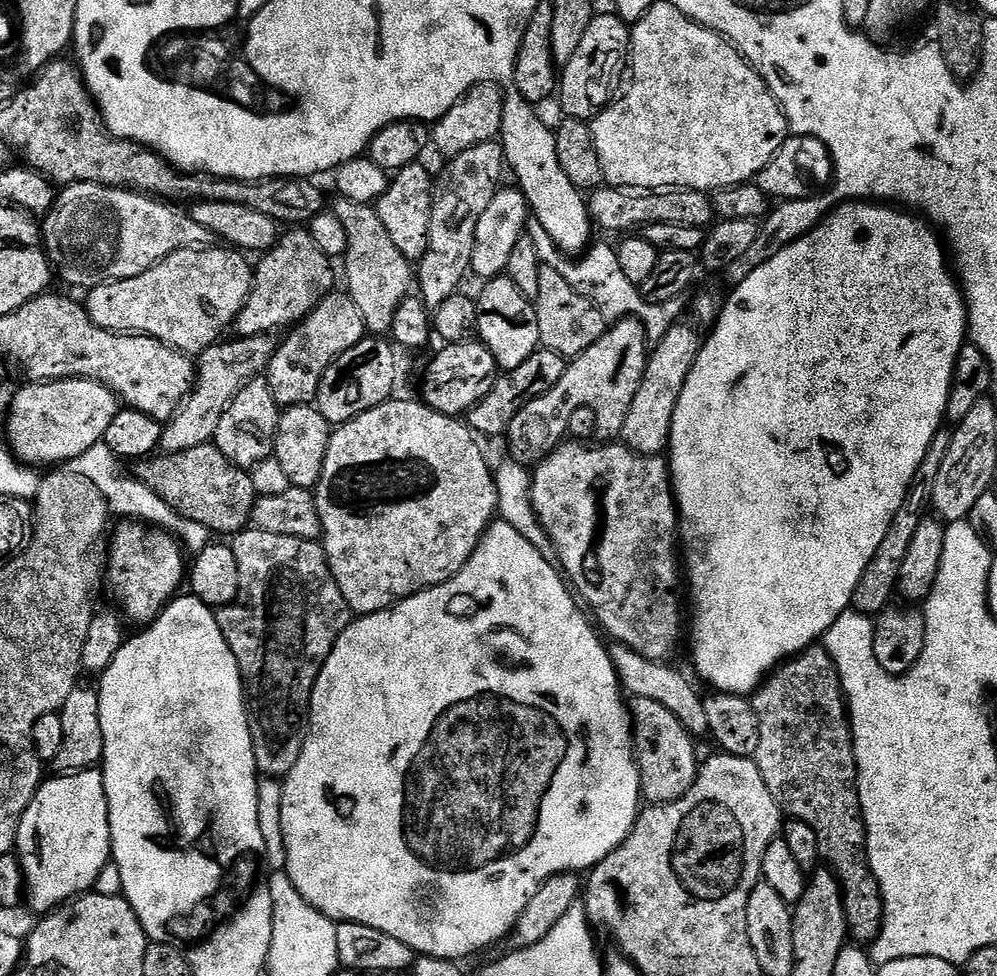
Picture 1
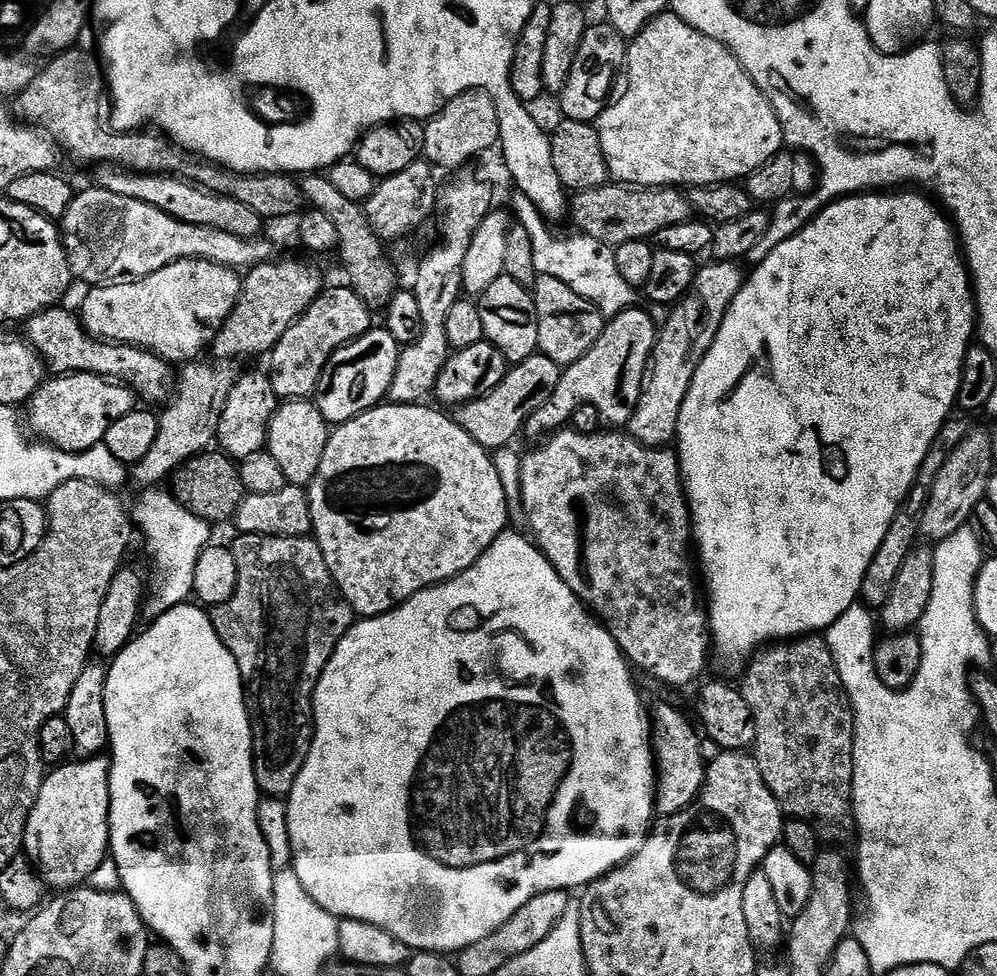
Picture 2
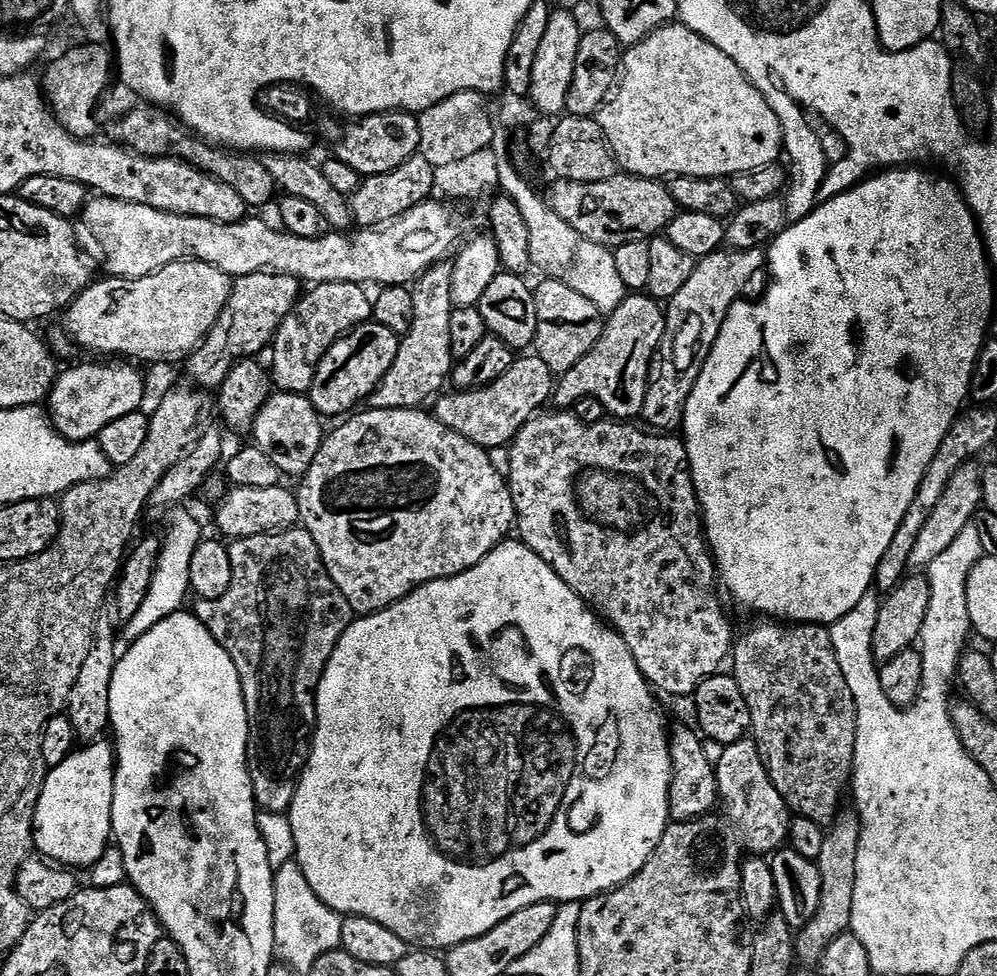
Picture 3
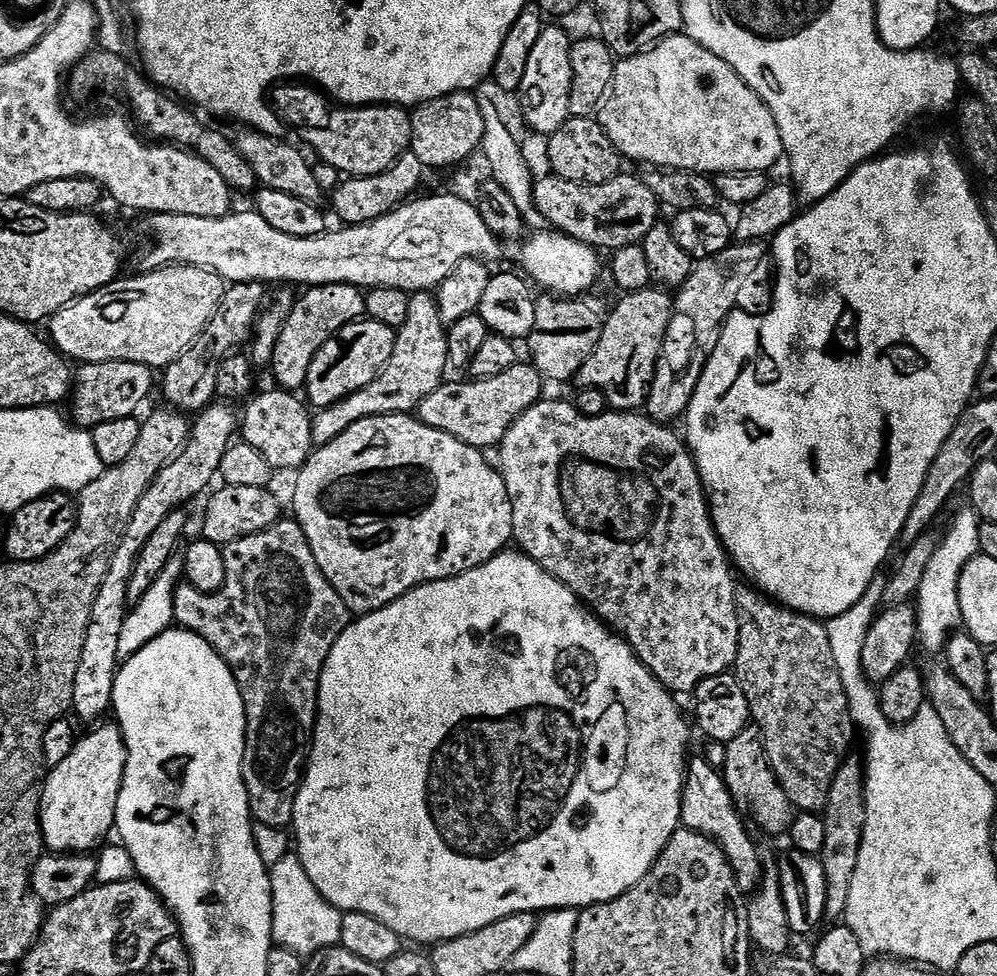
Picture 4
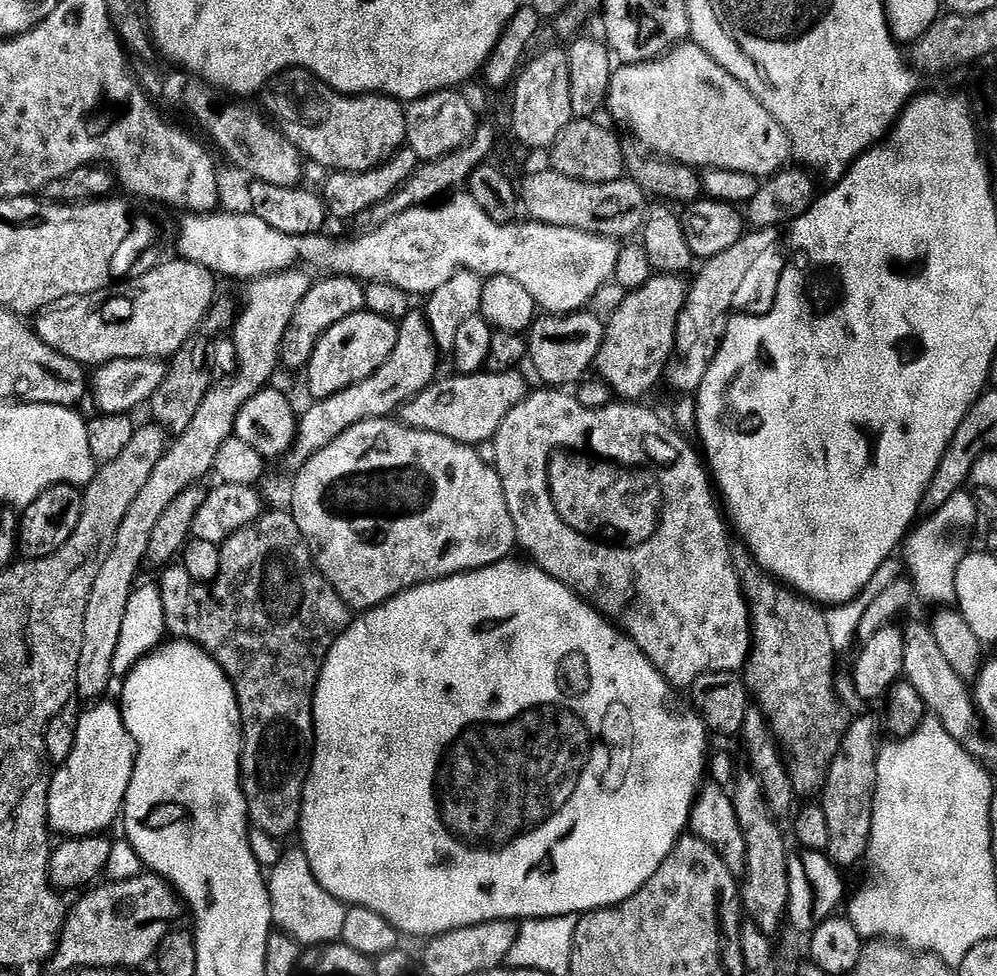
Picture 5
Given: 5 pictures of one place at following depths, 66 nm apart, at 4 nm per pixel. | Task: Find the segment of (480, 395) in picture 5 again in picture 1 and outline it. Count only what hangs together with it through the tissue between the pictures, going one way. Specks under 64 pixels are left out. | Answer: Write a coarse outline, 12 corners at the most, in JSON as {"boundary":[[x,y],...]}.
{"boundary":[[541,347],[466,414],[503,437],[518,410],[558,386],[565,357]]}

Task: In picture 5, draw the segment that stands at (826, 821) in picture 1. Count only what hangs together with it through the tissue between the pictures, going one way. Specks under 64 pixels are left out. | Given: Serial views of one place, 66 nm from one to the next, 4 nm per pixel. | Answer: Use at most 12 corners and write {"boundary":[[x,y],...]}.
{"boundary":[[733,543],[742,669],[797,797],[850,723],[825,609]]}

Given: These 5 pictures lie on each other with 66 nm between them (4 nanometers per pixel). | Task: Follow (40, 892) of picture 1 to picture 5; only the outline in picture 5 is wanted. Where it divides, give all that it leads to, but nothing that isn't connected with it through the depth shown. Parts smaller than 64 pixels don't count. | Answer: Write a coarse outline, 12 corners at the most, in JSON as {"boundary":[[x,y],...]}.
{"boundary":[[119,703],[75,721],[51,773],[48,826],[64,838],[121,819],[136,743]]}

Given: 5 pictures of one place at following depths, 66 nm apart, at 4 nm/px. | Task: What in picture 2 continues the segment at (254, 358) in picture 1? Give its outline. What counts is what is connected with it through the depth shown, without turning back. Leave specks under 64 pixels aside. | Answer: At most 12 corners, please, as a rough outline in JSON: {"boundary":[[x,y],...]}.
{"boundary":[[232,362],[179,369],[154,446],[141,489],[213,447]]}

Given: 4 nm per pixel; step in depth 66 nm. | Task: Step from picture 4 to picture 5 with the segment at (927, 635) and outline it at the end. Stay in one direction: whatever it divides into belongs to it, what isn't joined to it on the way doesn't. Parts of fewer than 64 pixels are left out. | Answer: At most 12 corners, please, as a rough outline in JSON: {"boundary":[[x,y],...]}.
{"boundary":[[971,491],[955,492],[909,531],[902,553],[914,592],[957,603],[966,555],[948,537],[978,517]]}

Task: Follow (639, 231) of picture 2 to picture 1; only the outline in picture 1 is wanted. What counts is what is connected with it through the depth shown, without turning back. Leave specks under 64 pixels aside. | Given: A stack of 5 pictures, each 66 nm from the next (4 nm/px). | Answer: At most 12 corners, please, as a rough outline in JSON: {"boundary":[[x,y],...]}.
{"boundary":[[601,186],[587,197],[597,229],[647,224],[707,229],[712,196],[689,188],[637,194]]}

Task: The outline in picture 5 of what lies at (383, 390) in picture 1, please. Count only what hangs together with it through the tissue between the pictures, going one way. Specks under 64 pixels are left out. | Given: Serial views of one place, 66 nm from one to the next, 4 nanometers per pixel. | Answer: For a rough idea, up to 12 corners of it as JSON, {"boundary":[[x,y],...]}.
{"boundary":[[367,310],[322,334],[306,369],[309,397],[370,379],[398,324]]}

